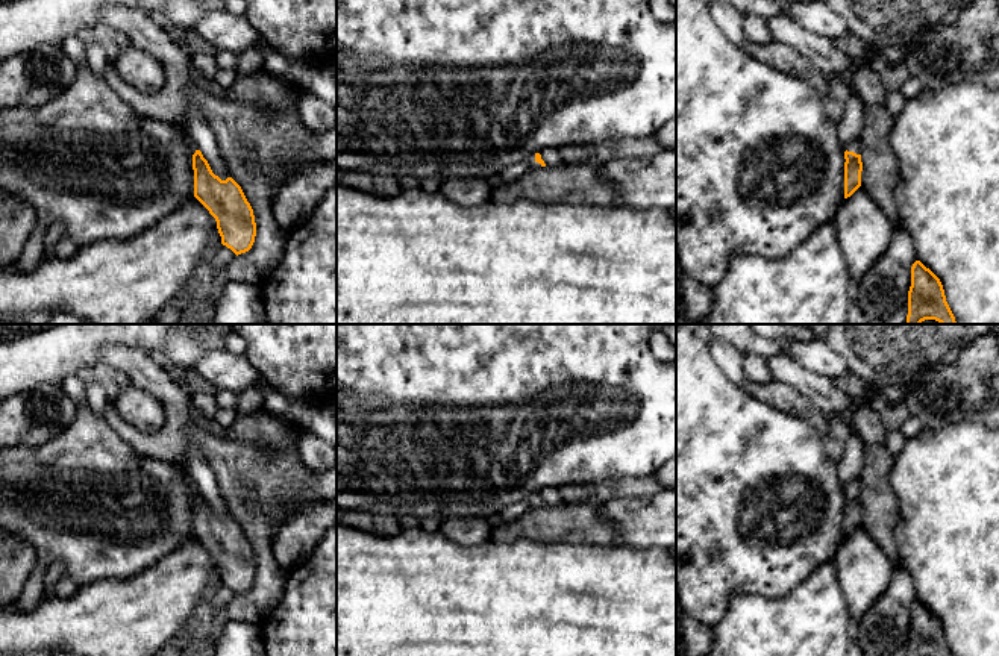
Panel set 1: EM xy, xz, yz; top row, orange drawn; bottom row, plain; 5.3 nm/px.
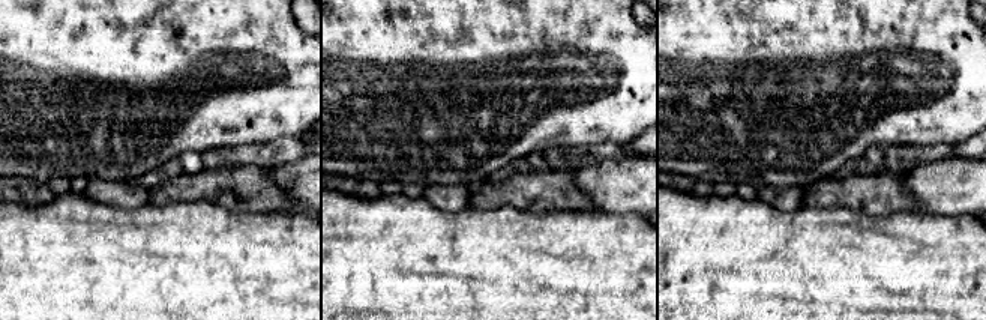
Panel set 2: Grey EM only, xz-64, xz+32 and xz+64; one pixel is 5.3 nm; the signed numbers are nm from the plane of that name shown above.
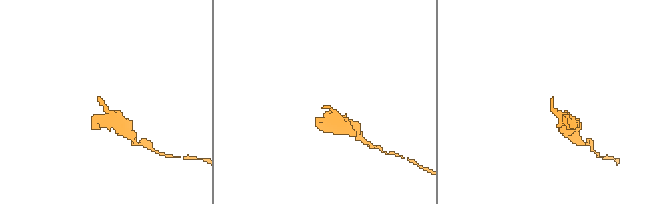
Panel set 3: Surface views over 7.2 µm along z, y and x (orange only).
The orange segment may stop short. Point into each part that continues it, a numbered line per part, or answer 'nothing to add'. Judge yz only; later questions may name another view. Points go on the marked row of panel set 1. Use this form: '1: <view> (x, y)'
1: yz (854, 146)

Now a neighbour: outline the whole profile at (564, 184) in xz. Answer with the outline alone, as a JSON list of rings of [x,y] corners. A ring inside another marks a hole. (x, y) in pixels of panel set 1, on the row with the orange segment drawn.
[[[558,165],[529,170],[512,182],[494,182],[491,203],[515,201],[544,205],[622,206],[615,186],[606,180],[599,165]]]

